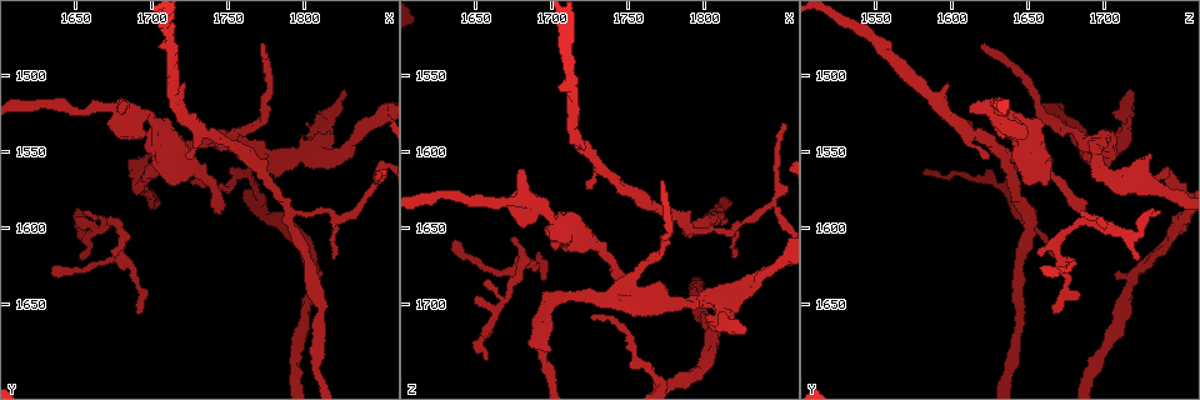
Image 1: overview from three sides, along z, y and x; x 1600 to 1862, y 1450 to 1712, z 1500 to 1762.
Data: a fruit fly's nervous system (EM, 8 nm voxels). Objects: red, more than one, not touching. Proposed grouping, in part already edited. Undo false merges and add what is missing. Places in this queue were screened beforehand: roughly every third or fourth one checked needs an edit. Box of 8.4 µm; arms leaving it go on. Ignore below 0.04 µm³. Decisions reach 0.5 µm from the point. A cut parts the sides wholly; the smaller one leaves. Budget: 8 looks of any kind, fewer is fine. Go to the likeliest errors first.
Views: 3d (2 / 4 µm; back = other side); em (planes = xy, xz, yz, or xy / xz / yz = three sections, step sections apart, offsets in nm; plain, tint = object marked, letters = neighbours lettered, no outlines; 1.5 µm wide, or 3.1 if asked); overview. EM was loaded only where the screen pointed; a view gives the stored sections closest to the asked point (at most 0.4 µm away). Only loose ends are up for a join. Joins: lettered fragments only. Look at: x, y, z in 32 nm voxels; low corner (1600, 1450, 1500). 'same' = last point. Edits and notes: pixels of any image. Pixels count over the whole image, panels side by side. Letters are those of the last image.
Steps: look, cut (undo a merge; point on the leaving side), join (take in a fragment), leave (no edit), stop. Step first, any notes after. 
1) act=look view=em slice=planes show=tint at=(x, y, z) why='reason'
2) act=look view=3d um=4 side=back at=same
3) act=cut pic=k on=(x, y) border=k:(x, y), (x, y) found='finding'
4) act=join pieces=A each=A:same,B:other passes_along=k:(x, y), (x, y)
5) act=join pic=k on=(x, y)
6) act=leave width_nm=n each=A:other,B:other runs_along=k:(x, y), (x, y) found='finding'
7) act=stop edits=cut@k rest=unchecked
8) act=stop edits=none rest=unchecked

act=look view=3d um=4 at=(1826, 1510, 1716) why='branch stops here'

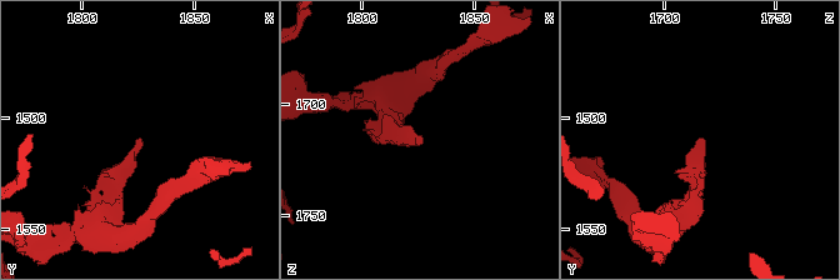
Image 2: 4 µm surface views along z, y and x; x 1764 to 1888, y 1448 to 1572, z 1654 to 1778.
act=look view=em slice=planes show=tint at=(1827, 1509, 1714)

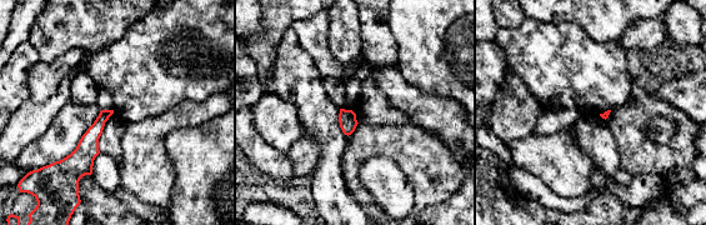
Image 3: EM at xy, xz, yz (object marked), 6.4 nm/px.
act=look view=em slice=planes show=letters at=same why='what lies round it'

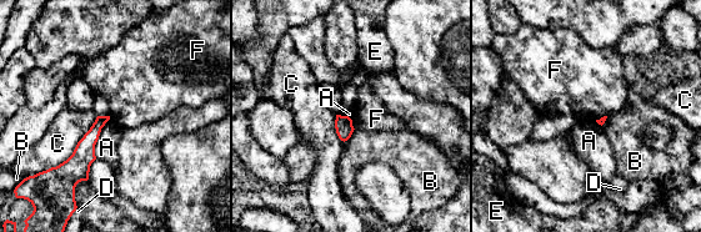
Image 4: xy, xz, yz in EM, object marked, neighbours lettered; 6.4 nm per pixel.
act=leave each=A:other,B:other,C:other,D:other,E:other,F:other runs_along=4:(104, 119), (69, 169) found='no lettered fragment goes on from it'

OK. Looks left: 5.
act=look view=em slice=planes show=letters at=(1724, 1554, 1624) why='an open end'

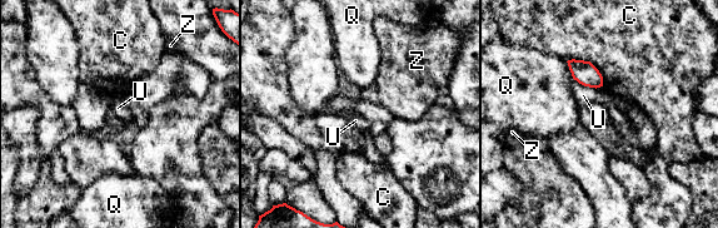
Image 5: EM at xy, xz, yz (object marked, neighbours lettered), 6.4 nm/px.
act=leave longest_contact=C:280nm each=C:other,Q:other,U:other,Z:other found='none of them fits'

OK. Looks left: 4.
act=look view=3d um=4 at=(1756, 1536, 1676) why='sudden change in width'

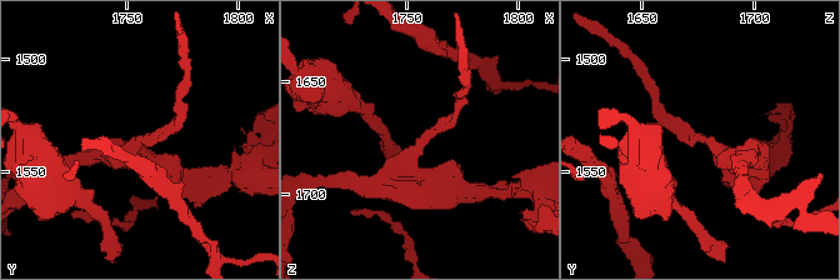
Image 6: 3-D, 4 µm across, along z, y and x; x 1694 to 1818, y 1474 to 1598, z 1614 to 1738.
act=look view=em slice=planes show=tint at=(1758, 1535, 1675) why='now the EM'

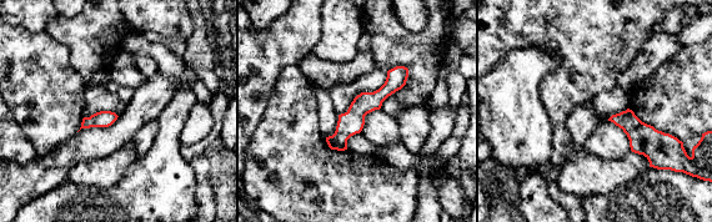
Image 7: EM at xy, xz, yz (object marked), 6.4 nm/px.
act=look view=em slice=planes show=letters at=same

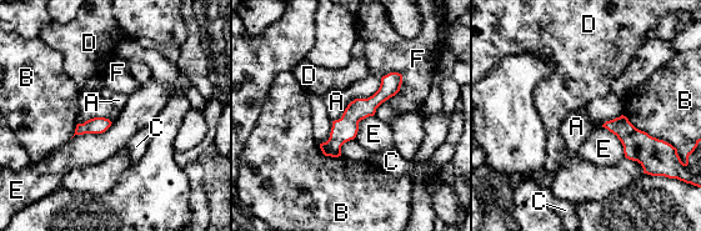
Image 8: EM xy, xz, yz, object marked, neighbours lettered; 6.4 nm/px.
act=leave width_nm=90 each=A:other,B:other,C:other,D:other,E:other,F:other border=8:(355, 99), (333, 121) found='continuous, no second neuron'

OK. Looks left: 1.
act=stop edits=none rest=unchecked

